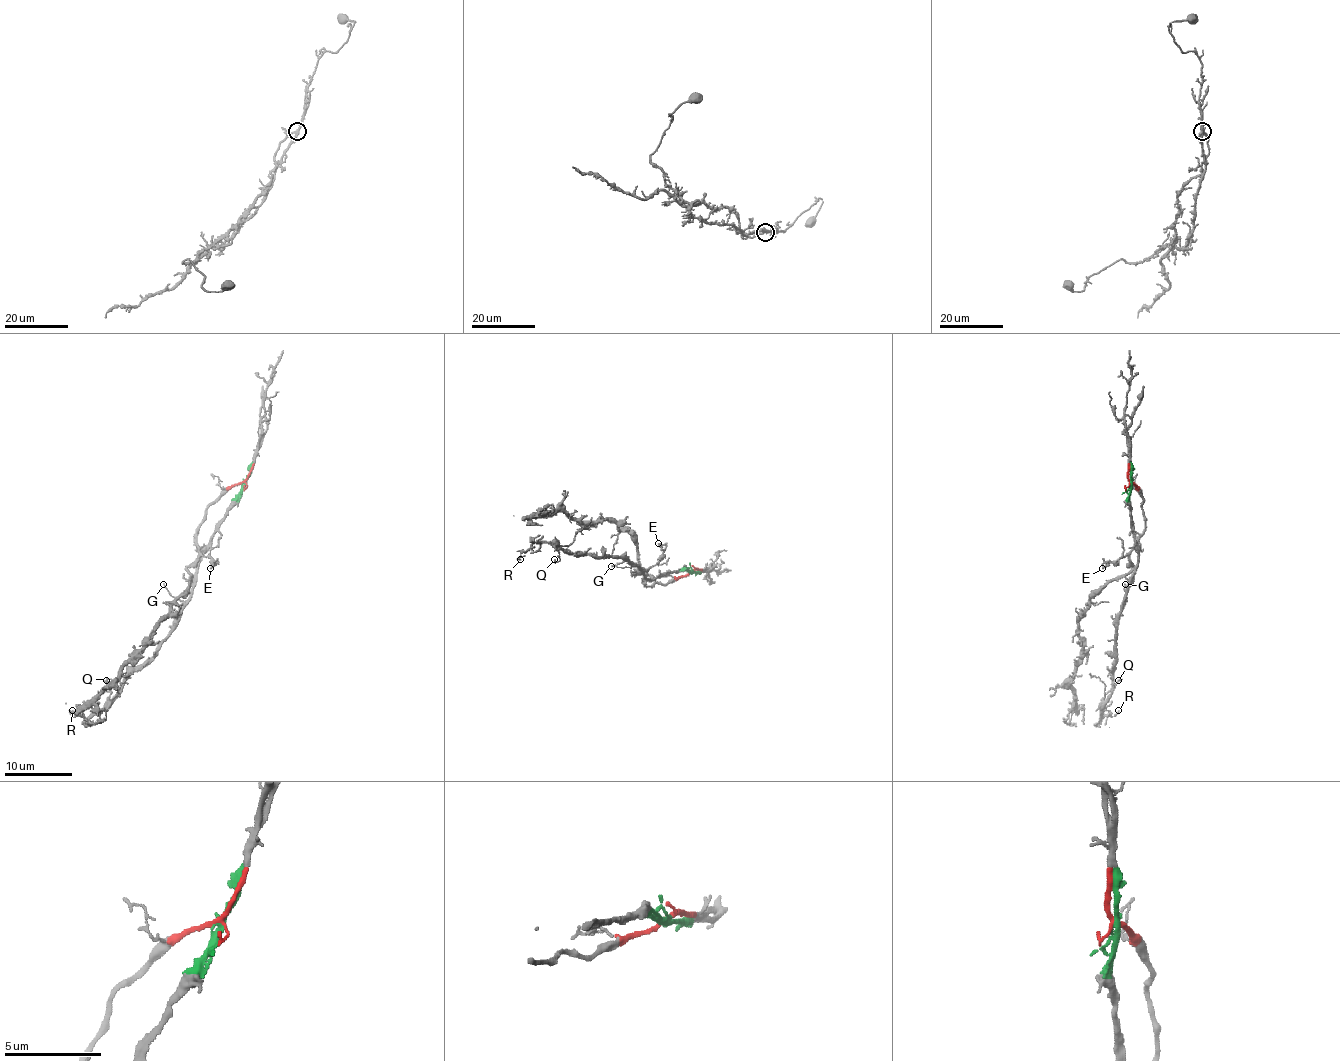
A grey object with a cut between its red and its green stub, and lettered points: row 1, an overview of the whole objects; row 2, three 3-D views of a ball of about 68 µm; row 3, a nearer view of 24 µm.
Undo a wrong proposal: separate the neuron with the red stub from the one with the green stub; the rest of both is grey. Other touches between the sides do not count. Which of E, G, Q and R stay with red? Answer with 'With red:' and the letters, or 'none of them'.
With red: E

